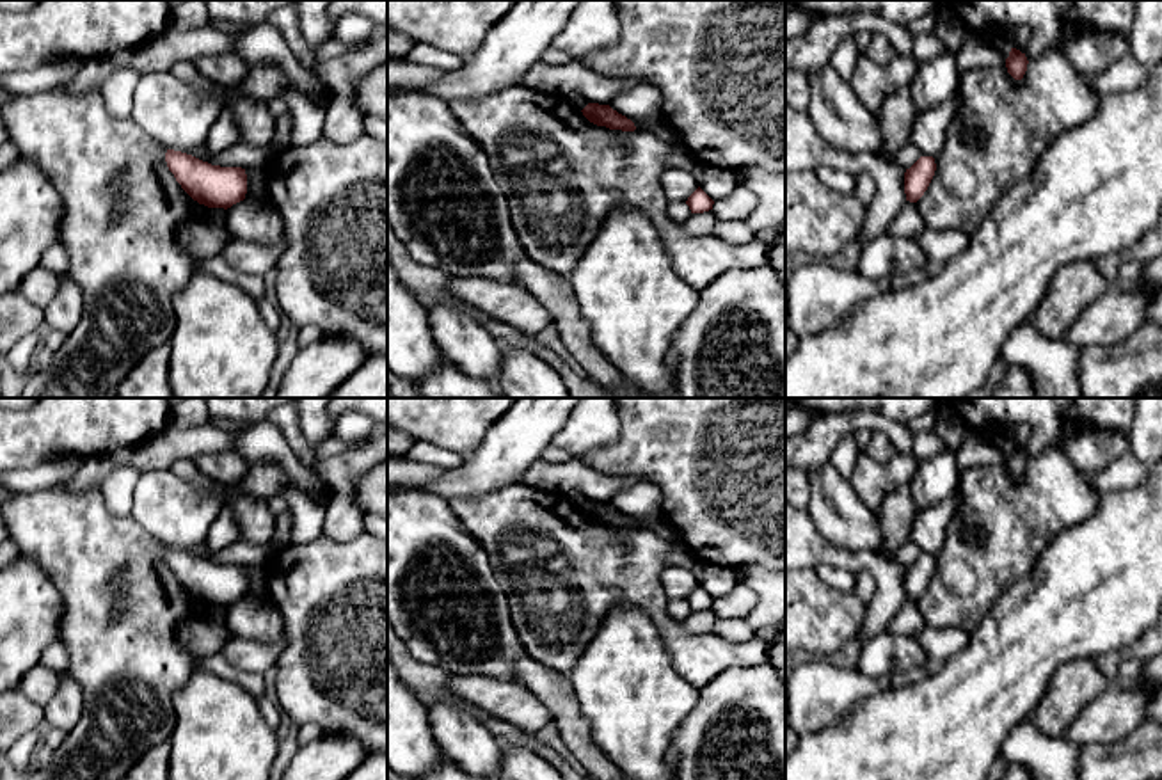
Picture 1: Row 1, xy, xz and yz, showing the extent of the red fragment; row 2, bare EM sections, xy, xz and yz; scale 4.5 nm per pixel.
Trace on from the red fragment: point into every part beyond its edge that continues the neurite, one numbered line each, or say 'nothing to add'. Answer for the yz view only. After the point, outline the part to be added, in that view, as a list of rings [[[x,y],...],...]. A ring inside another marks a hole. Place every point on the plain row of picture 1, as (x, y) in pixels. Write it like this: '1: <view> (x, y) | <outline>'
nothing to add

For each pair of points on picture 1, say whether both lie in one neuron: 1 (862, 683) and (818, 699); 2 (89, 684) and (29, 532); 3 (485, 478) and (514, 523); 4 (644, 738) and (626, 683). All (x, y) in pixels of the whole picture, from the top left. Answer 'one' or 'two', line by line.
1: one
2: one
3: two
4: one

